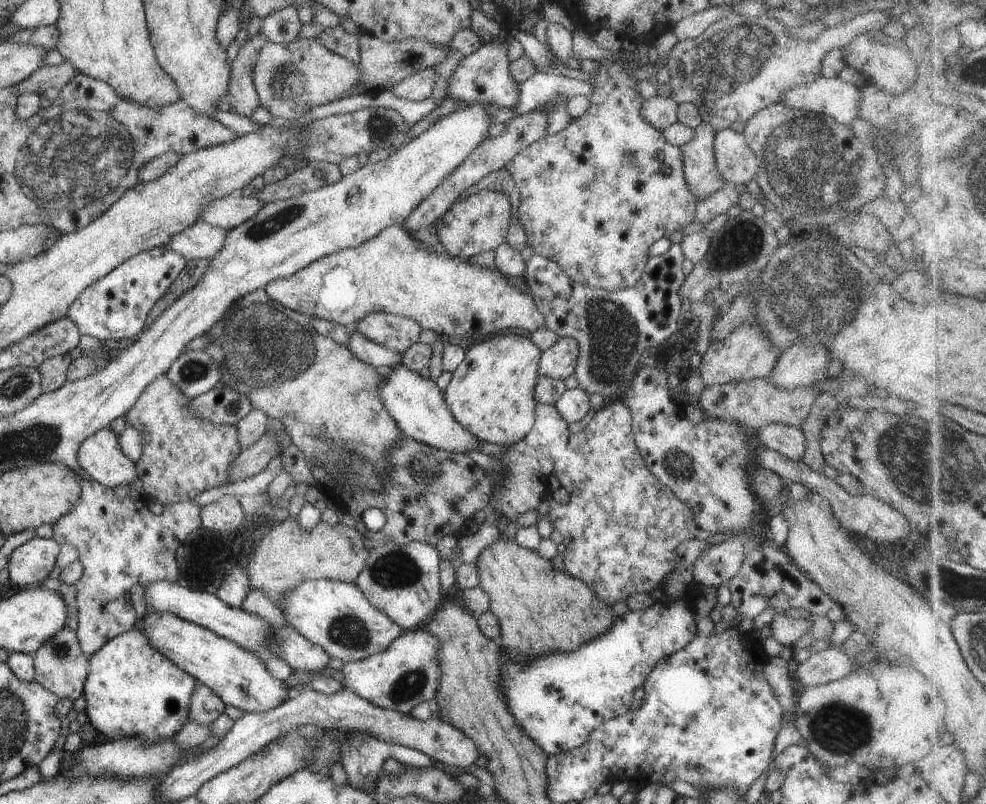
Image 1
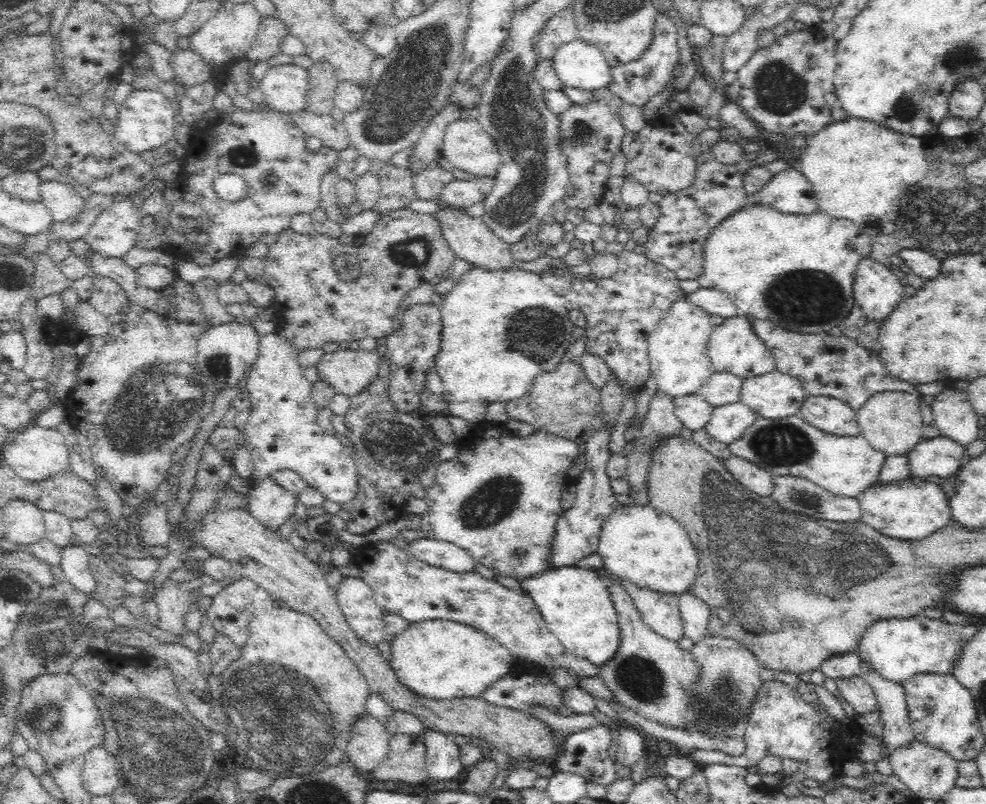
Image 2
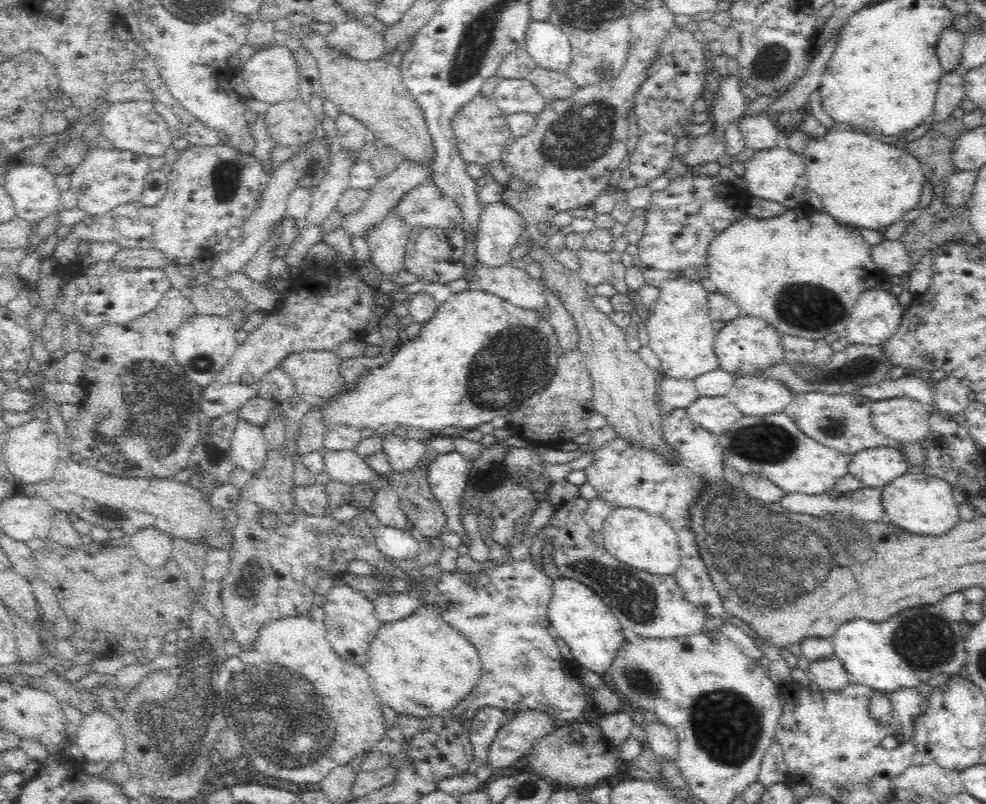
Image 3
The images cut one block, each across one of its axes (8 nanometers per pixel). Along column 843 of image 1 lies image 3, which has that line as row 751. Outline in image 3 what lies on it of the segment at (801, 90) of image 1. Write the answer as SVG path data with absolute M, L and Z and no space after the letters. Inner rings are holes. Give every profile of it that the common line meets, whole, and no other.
M104 708L82 715L75 736L85 761L114 763L121 759L125 750L125 736L120 723Z

